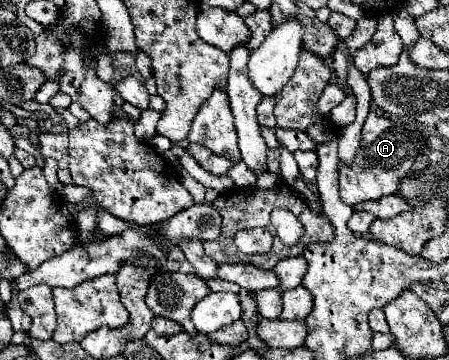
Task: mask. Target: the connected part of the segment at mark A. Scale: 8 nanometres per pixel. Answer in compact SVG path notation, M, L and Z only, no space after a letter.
M369 112L363 132L361 146L351 164L339 164L339 196L345 204L353 206L365 200L377 200L399 190L399 182L409 174L415 158L425 152L425 132L407 120L389 120L377 112Z

